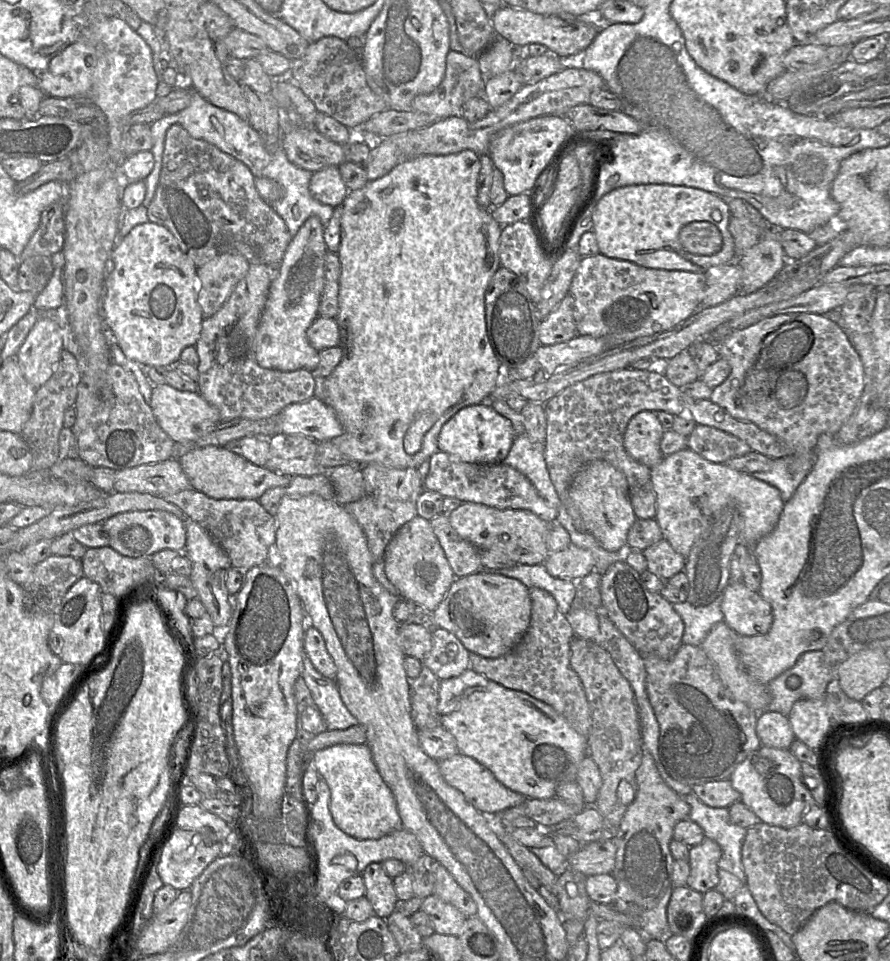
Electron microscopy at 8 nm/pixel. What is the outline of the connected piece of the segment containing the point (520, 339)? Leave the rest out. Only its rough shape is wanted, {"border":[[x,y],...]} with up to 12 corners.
{"border":[[500,267],[485,294],[489,341],[504,371],[541,346],[537,308]]}

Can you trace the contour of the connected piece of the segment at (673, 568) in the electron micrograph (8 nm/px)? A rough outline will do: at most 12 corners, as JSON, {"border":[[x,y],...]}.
{"border":[[666,539],[643,550],[647,570],[663,580],[684,571],[686,558]]}

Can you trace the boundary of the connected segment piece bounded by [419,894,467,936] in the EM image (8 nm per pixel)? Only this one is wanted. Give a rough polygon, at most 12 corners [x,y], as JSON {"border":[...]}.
{"border":[[432,894],[419,910],[438,934],[458,936],[467,919]]}

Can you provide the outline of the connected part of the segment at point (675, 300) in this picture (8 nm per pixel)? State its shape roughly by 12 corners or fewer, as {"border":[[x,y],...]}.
{"border":[[582,258],[578,335],[618,347],[702,307],[704,273]]}

